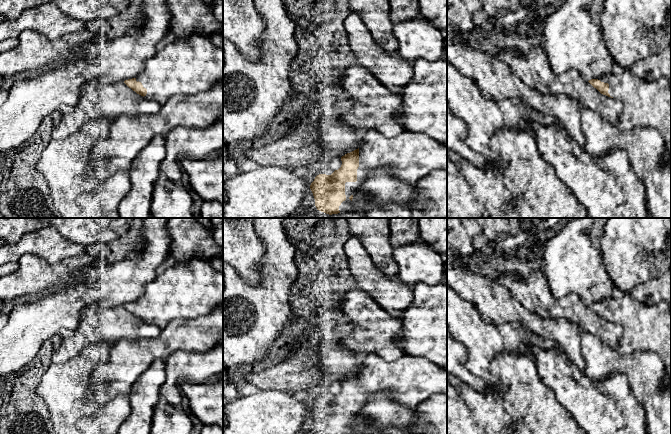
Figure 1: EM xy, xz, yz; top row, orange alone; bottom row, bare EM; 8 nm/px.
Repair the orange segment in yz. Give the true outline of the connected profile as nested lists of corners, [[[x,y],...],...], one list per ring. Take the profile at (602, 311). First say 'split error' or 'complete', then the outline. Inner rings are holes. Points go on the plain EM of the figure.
split error; [[[544,269],[522,279],[510,272],[493,271],[491,278],[506,287],[528,311],[545,319],[564,318],[598,337],[611,349],[618,349],[623,328],[610,320],[609,308],[598,303],[587,305],[575,293],[556,299],[548,286]]]

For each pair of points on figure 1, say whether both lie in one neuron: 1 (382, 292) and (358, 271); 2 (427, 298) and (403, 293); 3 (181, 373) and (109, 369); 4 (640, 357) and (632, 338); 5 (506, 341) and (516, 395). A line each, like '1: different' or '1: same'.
1: same
2: different
3: different
4: different
5: different

